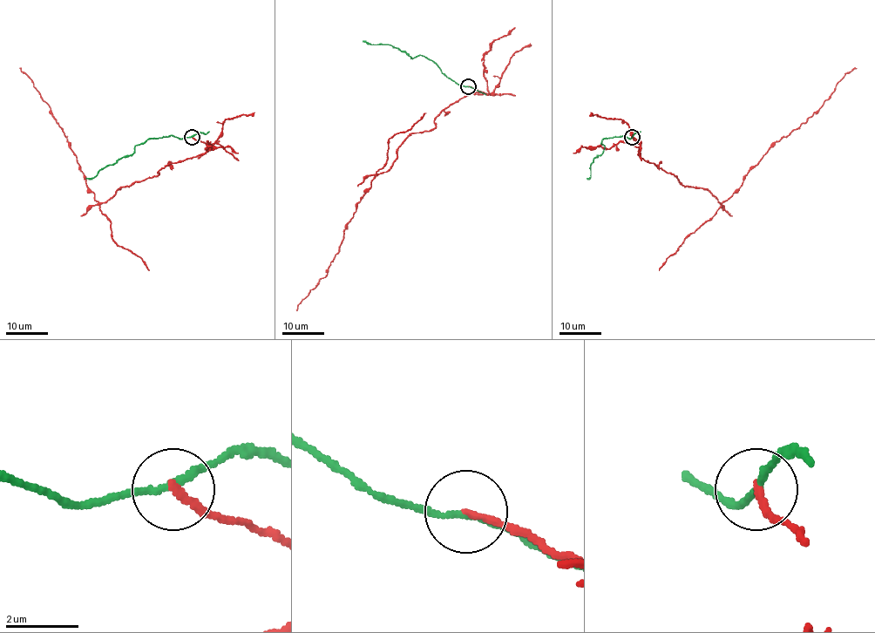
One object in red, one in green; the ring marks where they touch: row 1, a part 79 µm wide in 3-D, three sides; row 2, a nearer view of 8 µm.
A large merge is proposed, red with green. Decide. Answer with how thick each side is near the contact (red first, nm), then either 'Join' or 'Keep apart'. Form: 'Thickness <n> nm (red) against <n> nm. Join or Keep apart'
Thickness 190 nm (red) against 170 nm. Keep apart

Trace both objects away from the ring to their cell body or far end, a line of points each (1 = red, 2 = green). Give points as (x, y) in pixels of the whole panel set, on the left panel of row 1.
1: (192, 137), (210, 147), (200, 156), (169, 162), (158, 175), (121, 187), (98, 202), (63, 129), (20, 67)
2: (192, 137), (149, 138), (137, 145), (128, 156), (123, 156), (104, 166), (94, 176), (86, 178)

